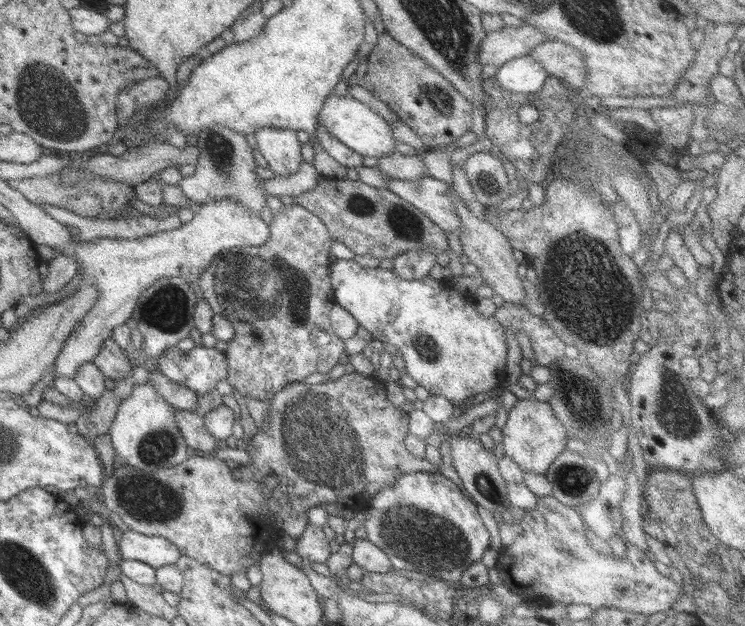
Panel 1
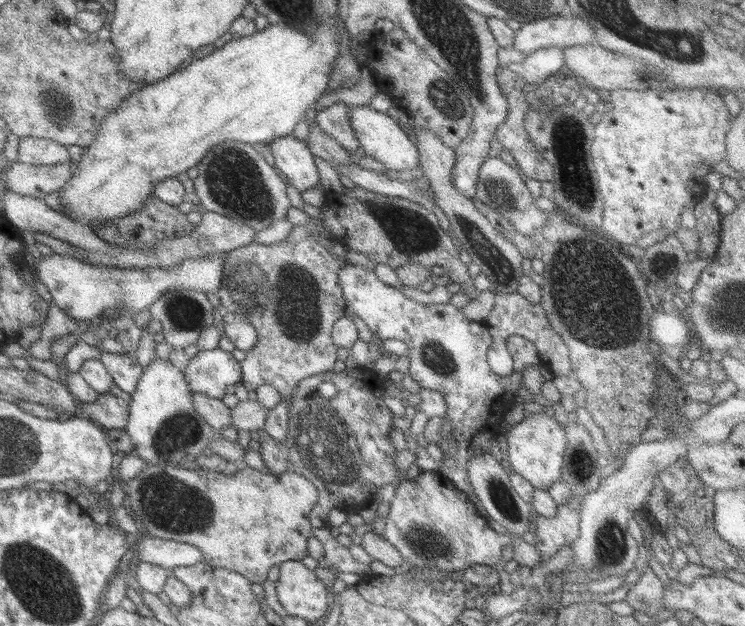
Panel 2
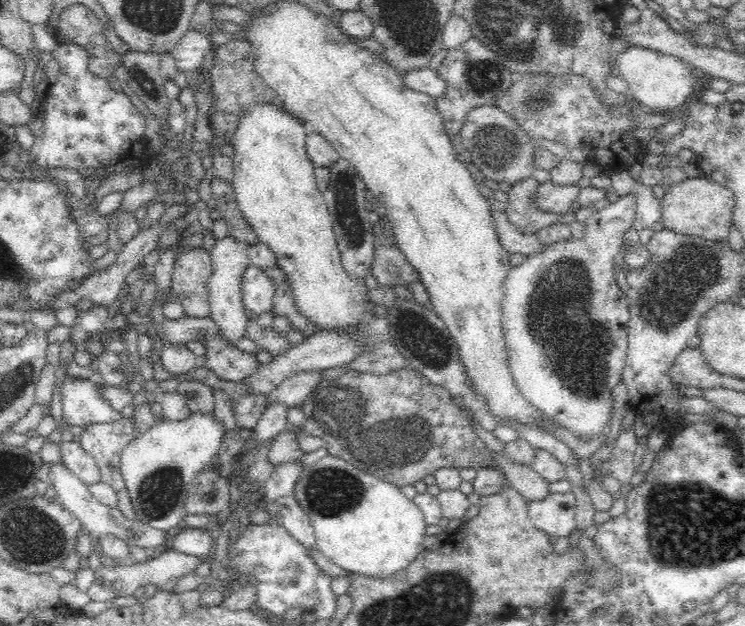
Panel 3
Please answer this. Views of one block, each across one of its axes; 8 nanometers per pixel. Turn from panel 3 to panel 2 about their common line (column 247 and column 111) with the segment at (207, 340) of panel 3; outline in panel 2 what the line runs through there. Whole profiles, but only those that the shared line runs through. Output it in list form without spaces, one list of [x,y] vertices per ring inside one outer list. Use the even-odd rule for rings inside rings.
[[[104,351],[101,353],[99,360],[110,373],[114,384],[116,384],[122,392],[128,393],[129,395],[134,393],[144,368],[136,362],[133,355]]]

